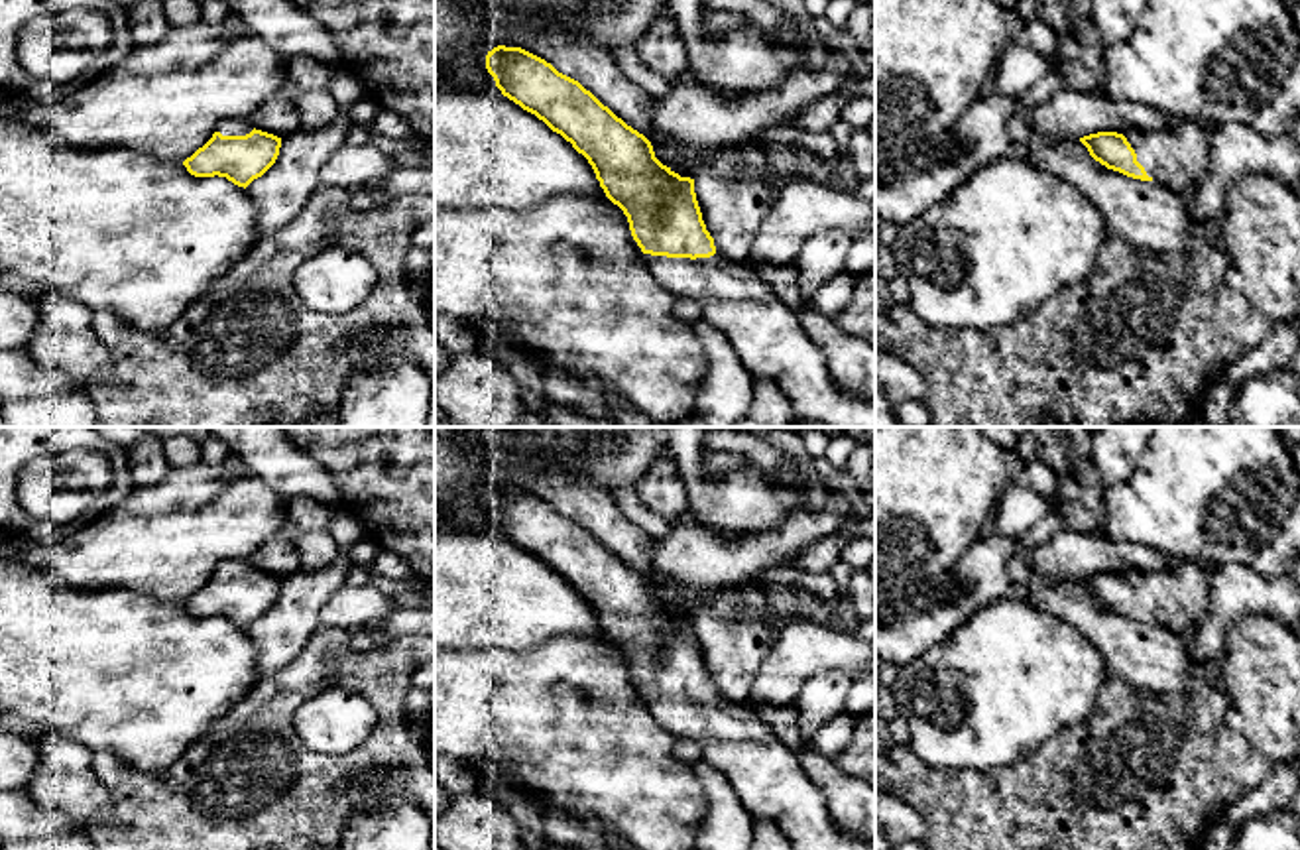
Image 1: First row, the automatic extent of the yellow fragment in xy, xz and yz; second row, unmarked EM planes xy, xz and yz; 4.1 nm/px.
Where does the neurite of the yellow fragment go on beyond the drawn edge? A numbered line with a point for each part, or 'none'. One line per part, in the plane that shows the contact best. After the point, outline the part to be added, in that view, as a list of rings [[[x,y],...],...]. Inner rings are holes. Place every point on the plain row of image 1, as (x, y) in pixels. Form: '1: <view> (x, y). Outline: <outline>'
1: xz (768, 776). Outline: [[[643,697],[653,718],[682,744],[694,744],[702,759],[718,767],[745,811],[755,820],[771,820],[795,850],[875,850],[875,838],[844,830],[826,805],[824,791],[810,781],[798,754],[785,746],[759,712],[747,702],[710,698]]]

